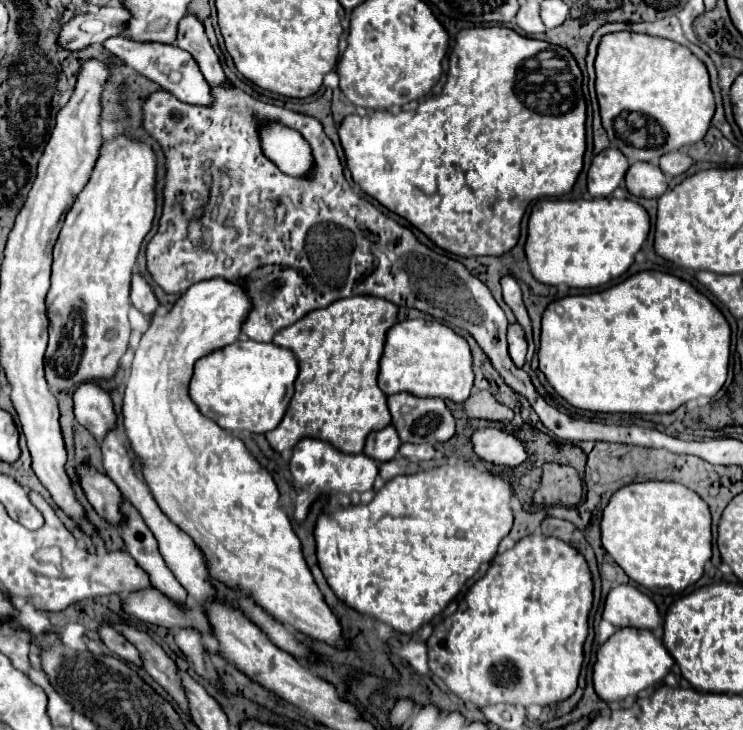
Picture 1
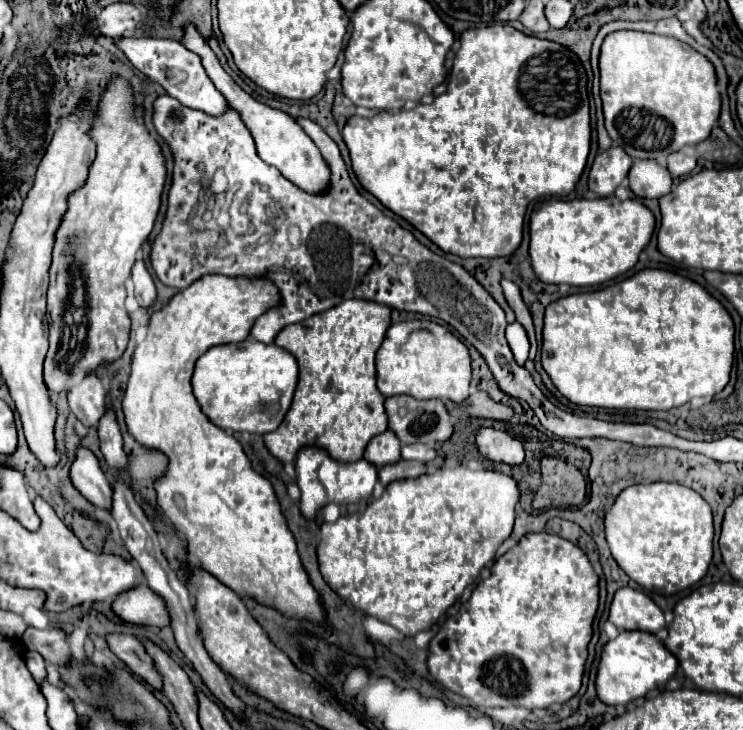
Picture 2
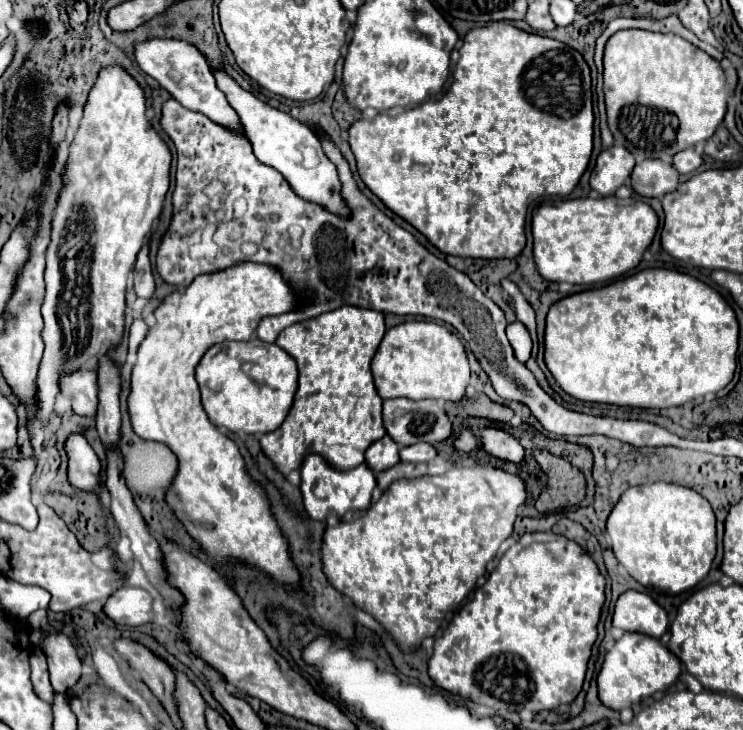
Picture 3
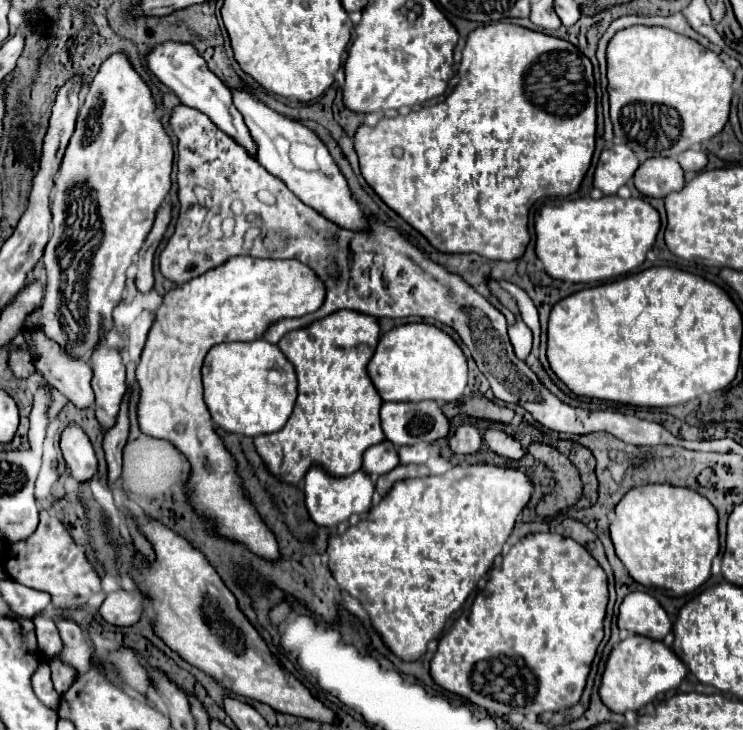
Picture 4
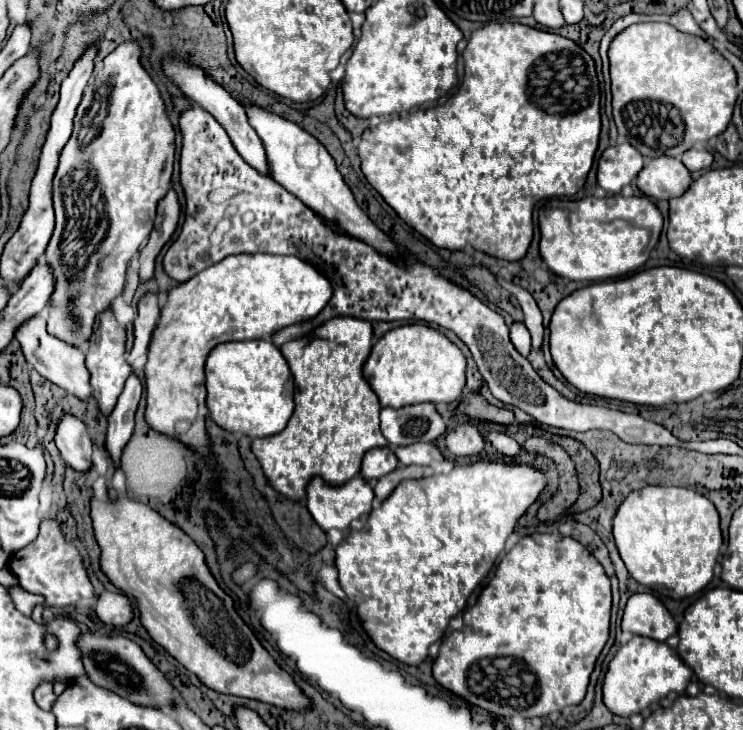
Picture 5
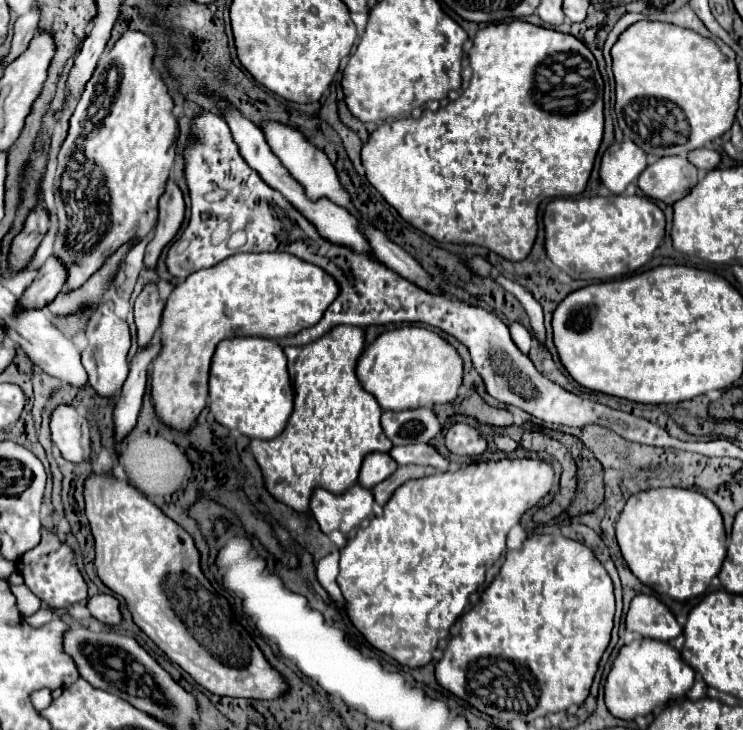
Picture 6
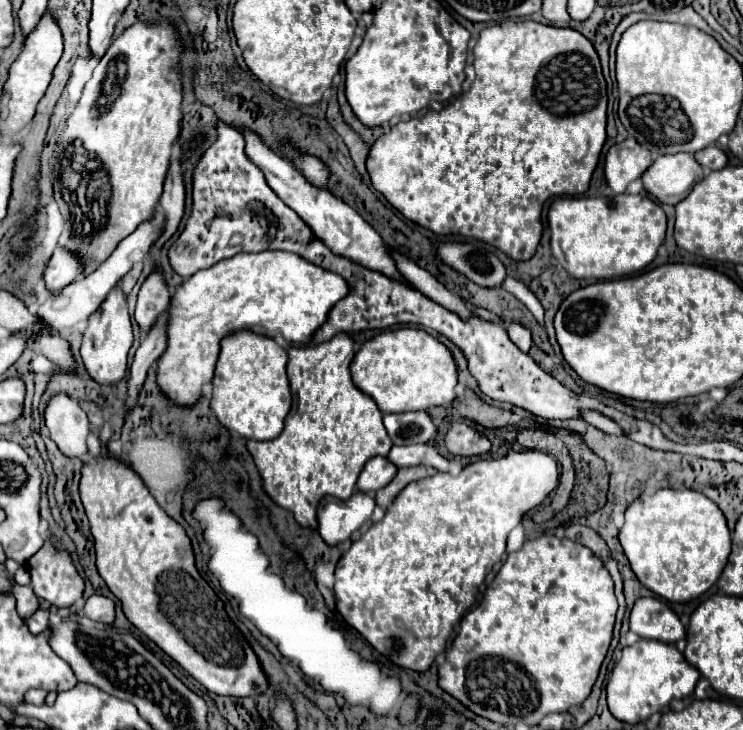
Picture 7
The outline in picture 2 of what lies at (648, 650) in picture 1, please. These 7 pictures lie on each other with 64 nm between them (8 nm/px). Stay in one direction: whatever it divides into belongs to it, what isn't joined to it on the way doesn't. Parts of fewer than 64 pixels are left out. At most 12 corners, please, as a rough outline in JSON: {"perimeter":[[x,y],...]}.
{"perimeter":[[624,630],[596,672],[598,698],[622,704],[664,686],[678,660],[652,634]]}

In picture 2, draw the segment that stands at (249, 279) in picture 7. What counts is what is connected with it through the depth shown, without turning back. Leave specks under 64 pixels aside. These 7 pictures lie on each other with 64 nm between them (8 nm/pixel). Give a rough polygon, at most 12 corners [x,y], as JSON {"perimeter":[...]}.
{"perimeter":[[202,276],[152,314],[122,400],[164,516],[238,596],[326,626],[270,480],[190,386],[278,300]]}

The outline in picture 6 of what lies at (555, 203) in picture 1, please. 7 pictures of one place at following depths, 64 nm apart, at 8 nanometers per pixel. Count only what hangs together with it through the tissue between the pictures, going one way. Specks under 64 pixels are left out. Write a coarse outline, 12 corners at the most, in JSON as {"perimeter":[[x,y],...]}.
{"perimeter":[[646,196],[556,198],[546,256],[574,280],[642,268],[664,236]]}

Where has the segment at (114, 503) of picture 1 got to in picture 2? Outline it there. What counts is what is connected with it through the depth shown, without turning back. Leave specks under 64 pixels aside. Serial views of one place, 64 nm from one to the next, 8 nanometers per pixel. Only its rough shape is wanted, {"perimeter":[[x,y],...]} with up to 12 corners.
{"perimeter":[[78,450],[70,478],[100,510],[112,504],[112,484],[90,450]]}

